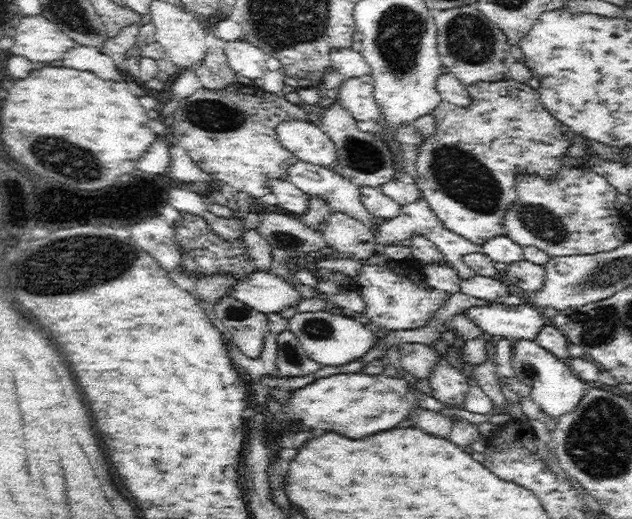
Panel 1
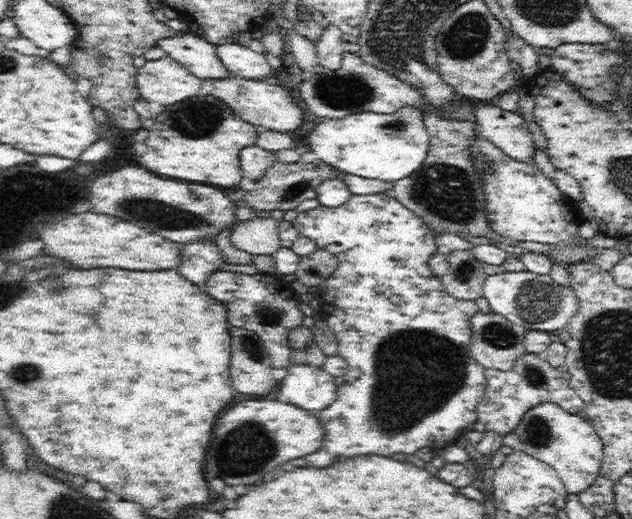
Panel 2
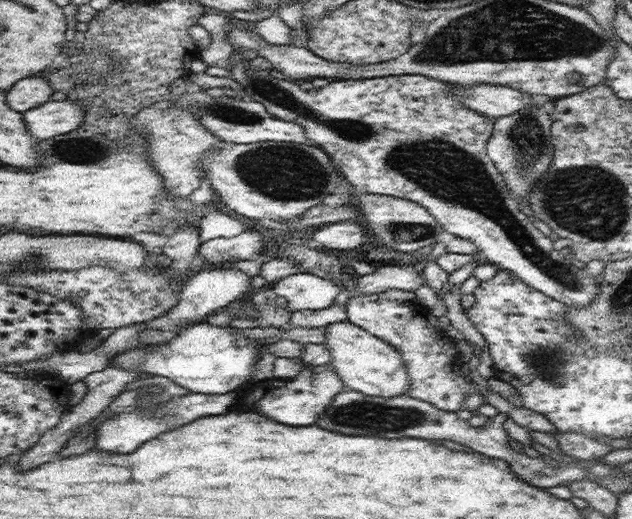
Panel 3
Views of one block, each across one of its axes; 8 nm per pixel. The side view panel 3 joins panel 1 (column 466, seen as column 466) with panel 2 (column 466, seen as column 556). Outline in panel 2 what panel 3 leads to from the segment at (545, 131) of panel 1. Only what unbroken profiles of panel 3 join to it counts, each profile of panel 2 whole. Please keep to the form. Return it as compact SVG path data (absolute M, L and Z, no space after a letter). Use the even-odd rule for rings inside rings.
M454 250L447 255L449 270L439 277L445 291L460 300L476 300L483 296L484 262L480 262L471 250Z

